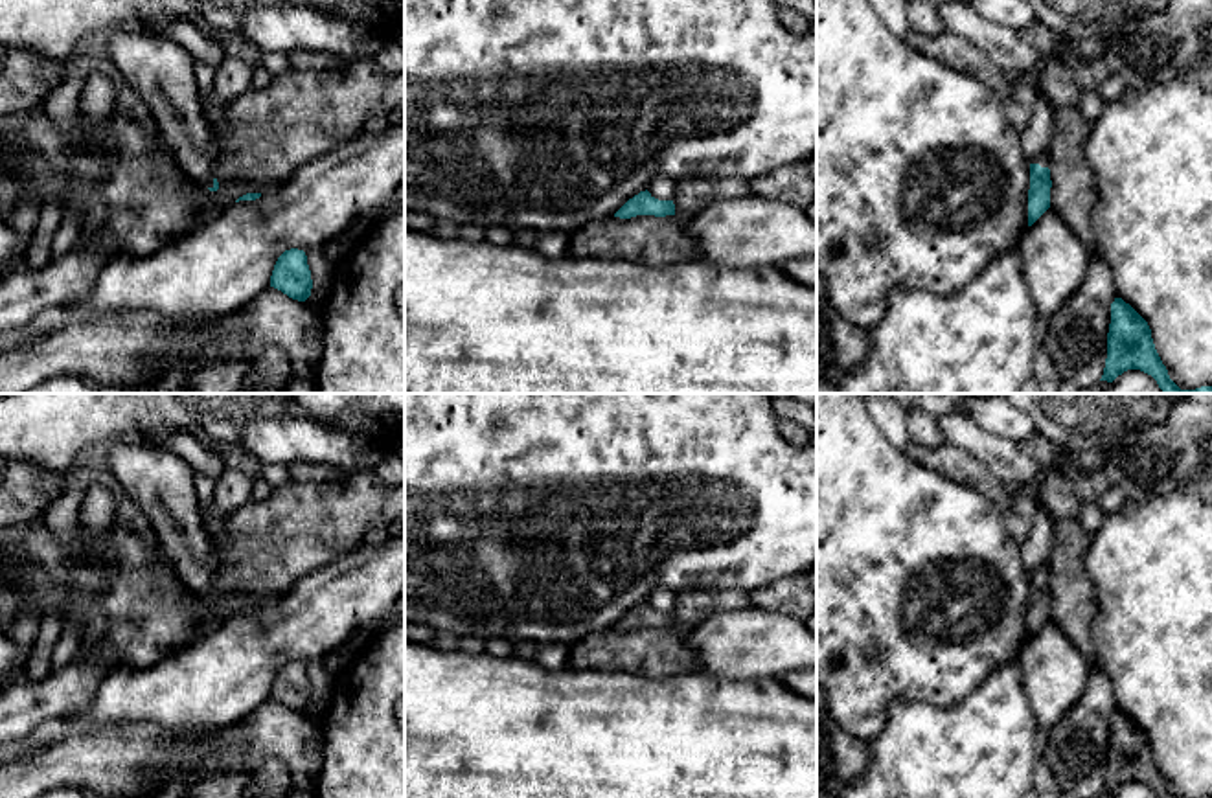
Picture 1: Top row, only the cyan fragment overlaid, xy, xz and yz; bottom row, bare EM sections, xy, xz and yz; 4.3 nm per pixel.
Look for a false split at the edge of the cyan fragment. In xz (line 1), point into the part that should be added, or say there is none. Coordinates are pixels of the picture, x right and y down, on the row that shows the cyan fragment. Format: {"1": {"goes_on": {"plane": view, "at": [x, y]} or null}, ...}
{"1": {"goes_on": null}}

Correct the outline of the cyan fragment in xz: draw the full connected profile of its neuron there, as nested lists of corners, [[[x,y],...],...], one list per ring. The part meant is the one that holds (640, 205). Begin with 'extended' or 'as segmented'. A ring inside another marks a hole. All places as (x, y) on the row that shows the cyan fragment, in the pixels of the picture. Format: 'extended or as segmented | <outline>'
as segmented | [[[646,189],[635,195],[633,199],[629,199],[614,213],[614,217],[620,217],[620,219],[631,219],[636,215],[655,215],[655,217],[675,215],[675,204],[673,200],[658,200]]]

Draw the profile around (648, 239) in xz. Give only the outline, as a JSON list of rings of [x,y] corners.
[[[679,215],[607,217],[568,234],[572,259],[627,259],[651,267],[703,261]]]

